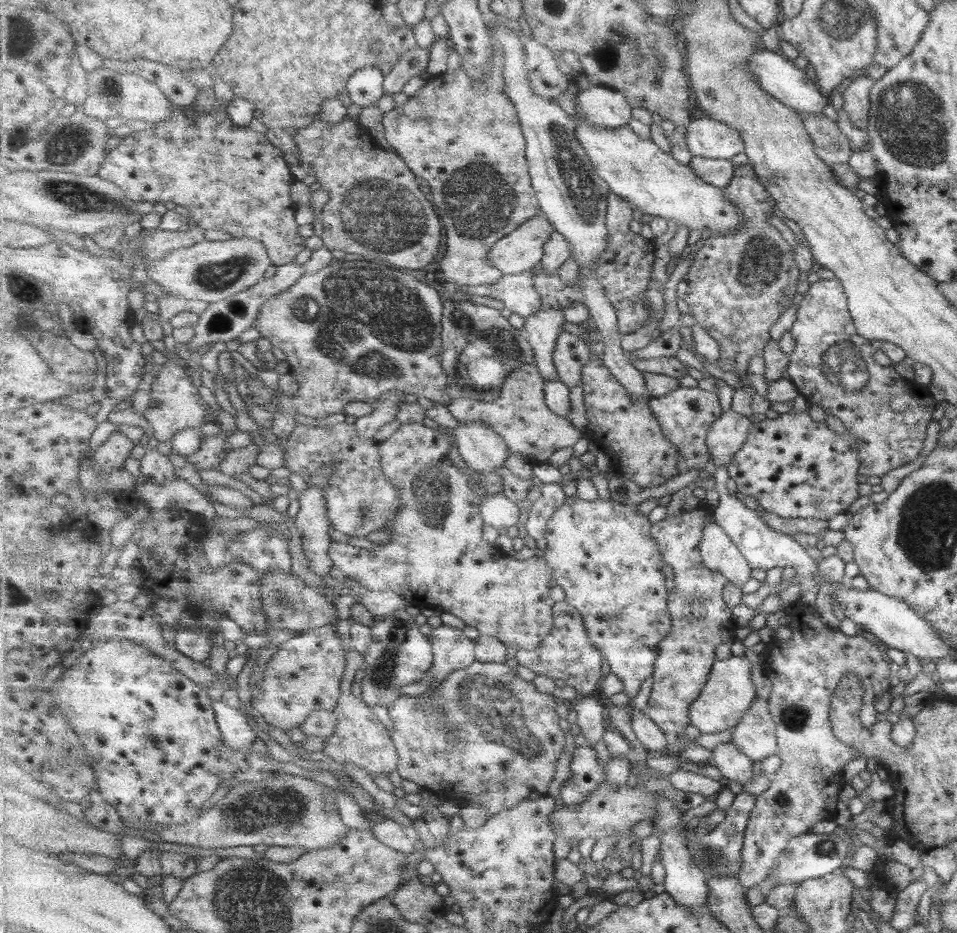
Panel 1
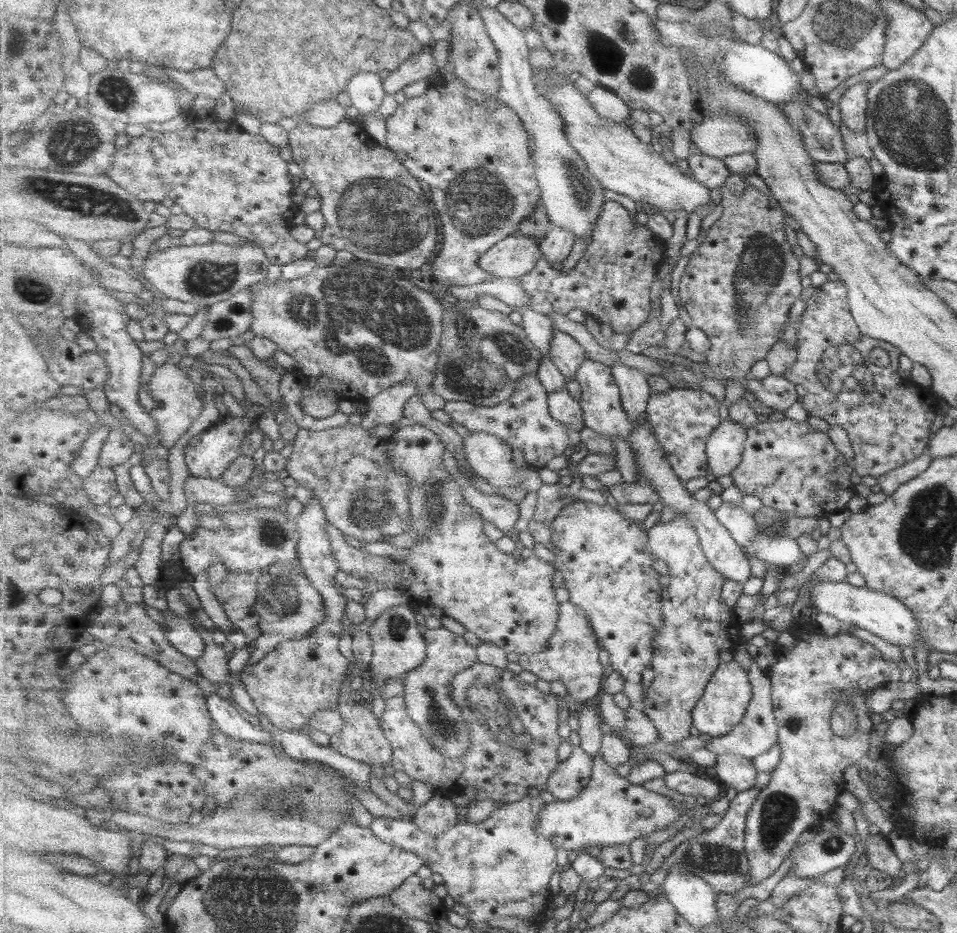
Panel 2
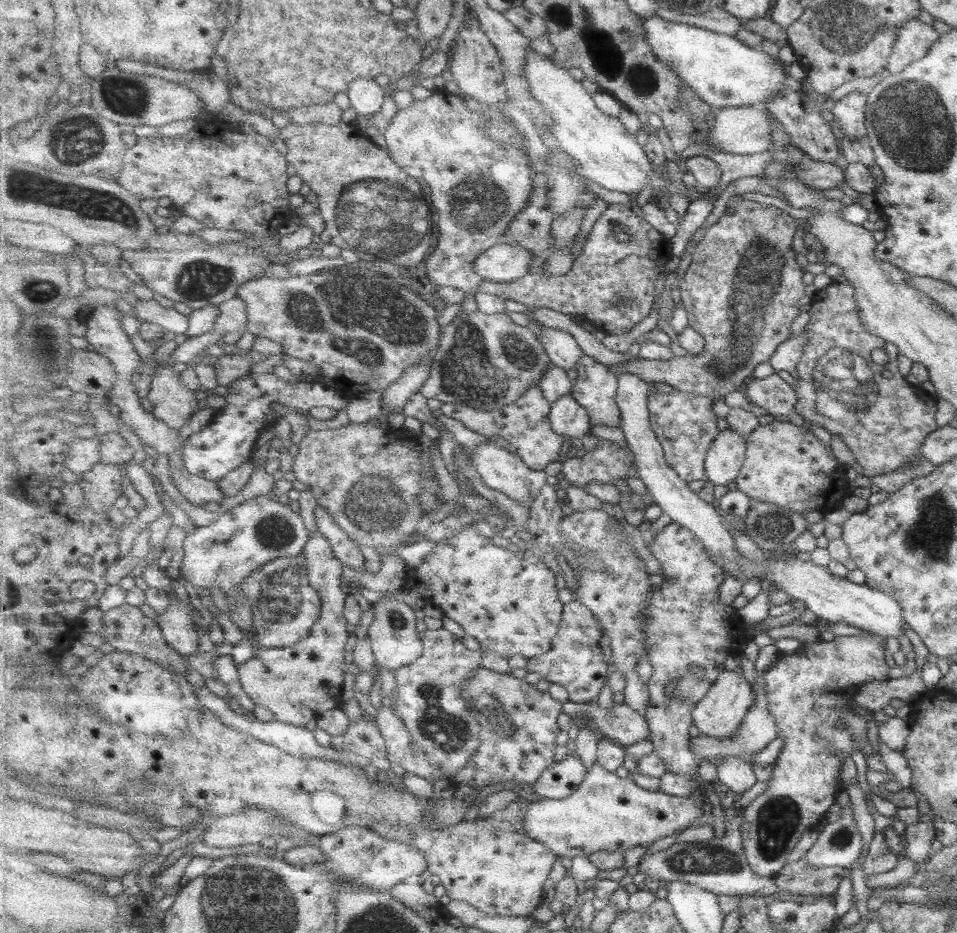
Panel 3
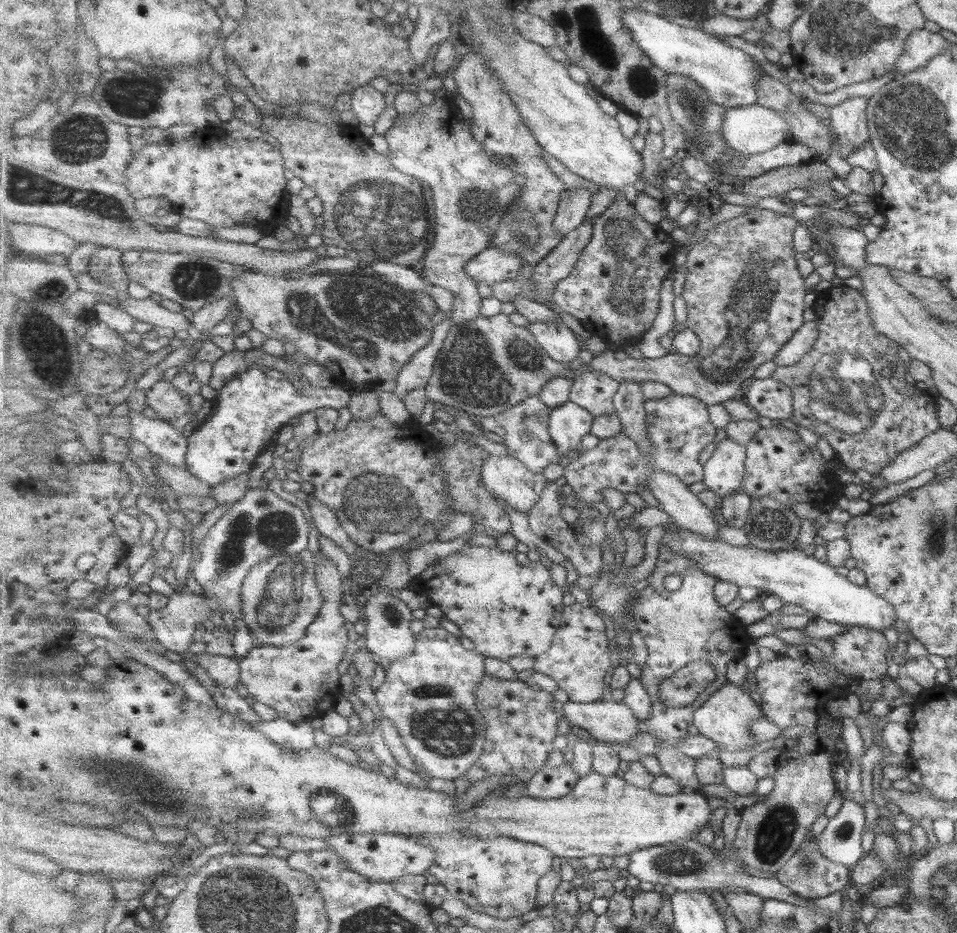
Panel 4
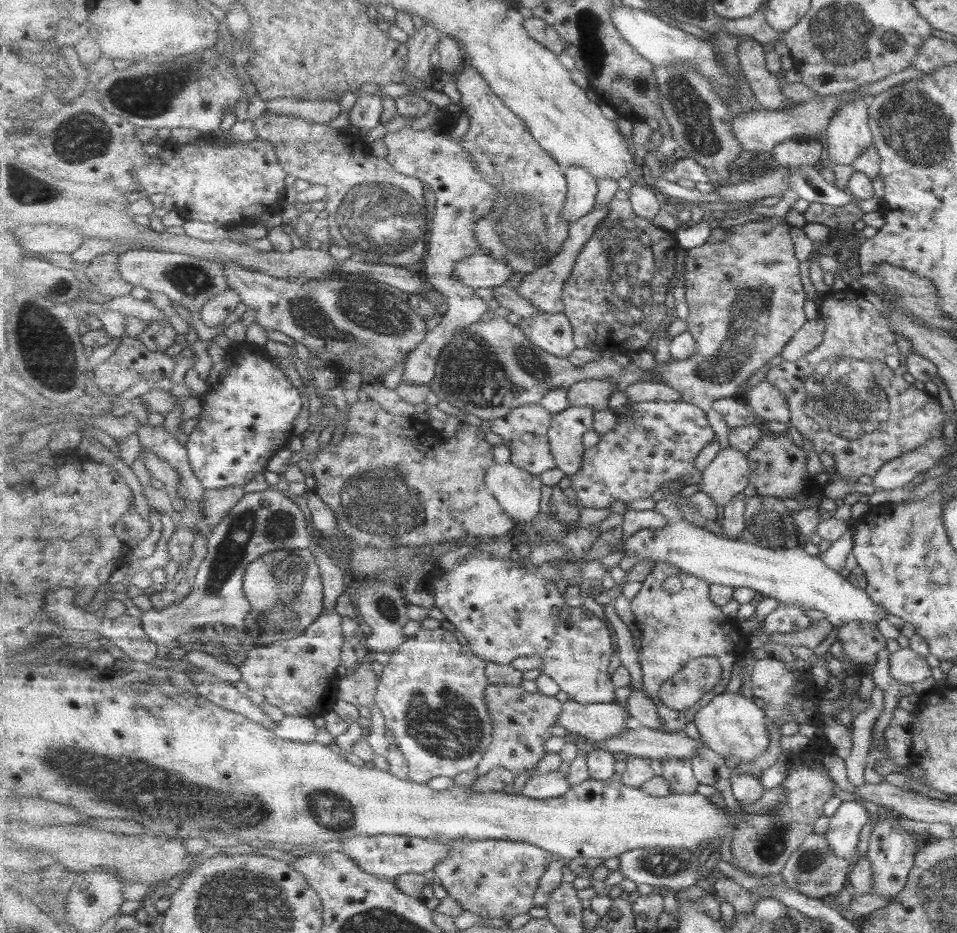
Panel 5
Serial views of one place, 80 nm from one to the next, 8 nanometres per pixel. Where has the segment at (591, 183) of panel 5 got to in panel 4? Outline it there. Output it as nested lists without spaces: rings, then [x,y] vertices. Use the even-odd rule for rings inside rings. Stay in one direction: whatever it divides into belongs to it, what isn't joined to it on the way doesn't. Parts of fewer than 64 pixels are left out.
[[[583,186],[569,188],[570,193],[560,200],[555,226],[564,236],[585,222],[591,206],[592,193]]]

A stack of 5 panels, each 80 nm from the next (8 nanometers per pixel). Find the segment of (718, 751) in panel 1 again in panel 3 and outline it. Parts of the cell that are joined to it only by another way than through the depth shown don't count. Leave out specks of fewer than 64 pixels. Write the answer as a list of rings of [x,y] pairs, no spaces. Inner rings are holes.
[[[737,755],[725,757],[717,768],[718,785],[733,791],[733,793],[745,793],[753,789],[758,782],[753,763],[743,762]]]

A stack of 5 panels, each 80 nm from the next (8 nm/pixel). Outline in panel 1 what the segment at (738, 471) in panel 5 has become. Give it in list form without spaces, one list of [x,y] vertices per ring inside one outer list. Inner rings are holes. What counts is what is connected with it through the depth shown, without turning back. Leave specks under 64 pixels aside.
[[[733,408],[722,413],[708,432],[708,451],[716,466],[727,466],[743,448],[748,439],[752,419],[743,416]]]

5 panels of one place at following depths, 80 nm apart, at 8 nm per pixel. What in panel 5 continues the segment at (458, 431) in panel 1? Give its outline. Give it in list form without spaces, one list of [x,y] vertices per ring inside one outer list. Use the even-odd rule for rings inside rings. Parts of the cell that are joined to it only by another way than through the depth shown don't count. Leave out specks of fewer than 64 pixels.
[[[494,463],[487,471],[486,483],[489,490],[500,501],[505,512],[518,524],[530,526],[532,520],[541,512],[541,488],[544,481],[520,465]]]

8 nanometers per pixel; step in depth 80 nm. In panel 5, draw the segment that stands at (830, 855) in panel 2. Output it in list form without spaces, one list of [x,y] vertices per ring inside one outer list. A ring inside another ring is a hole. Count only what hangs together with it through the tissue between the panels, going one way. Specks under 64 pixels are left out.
[[[841,802],[829,818],[829,826],[824,832],[827,846],[835,856],[849,864],[855,859],[854,856],[858,856],[857,837],[868,817],[868,812],[859,802]]]

